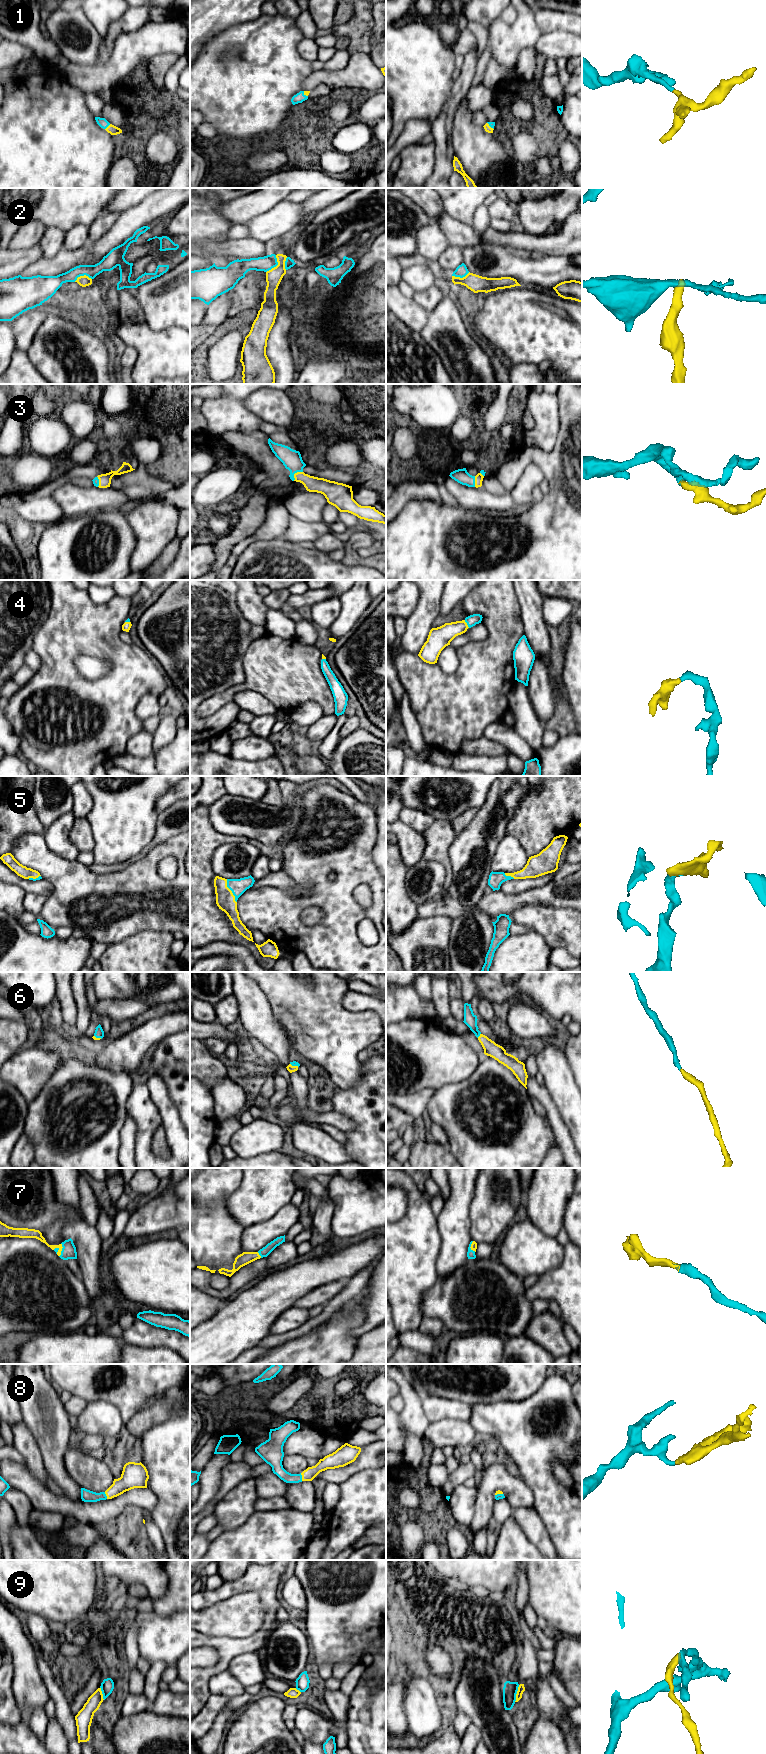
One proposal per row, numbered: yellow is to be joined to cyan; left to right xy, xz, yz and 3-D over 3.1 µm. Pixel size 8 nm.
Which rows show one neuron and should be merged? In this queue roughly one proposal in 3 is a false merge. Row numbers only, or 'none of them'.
1, 3, 4, 5, 6, 7, 8

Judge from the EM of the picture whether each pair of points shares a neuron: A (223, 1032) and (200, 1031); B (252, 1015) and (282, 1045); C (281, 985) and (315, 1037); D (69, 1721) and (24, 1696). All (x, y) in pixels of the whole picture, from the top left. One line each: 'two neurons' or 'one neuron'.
A: one neuron
B: one neuron
C: one neuron
D: two neurons

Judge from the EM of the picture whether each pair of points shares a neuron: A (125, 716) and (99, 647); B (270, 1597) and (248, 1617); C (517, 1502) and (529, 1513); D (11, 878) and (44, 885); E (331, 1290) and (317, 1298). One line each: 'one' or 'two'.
A: one
B: two
C: two
D: one
E: one

